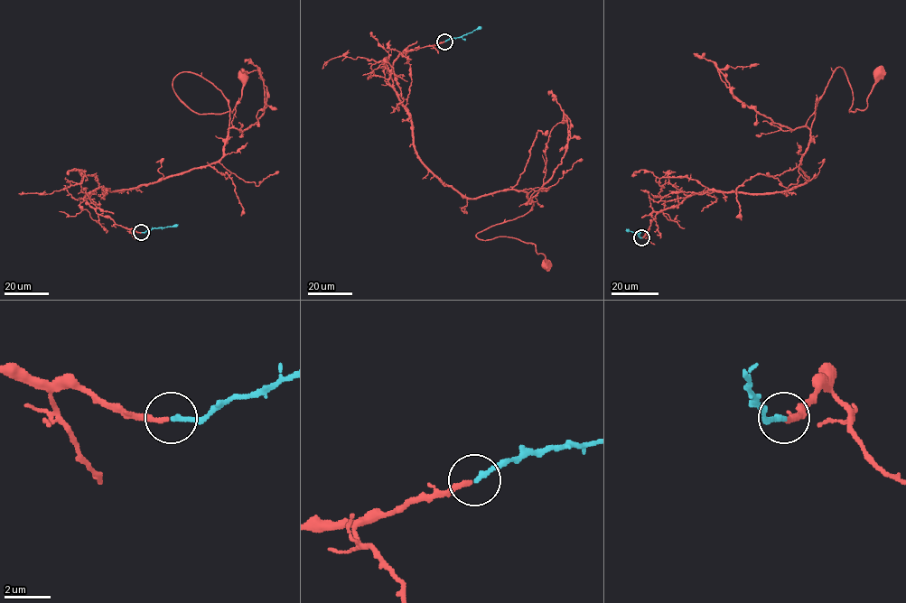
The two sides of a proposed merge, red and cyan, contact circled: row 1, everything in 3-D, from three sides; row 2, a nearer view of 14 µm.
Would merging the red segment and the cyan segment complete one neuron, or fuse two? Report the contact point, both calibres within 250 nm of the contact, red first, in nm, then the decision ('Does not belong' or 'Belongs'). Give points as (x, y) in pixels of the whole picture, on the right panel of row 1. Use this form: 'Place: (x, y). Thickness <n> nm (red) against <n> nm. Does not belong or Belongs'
Place: (641, 237). Thickness 200 nm (red) against 220 nm. Belongs

